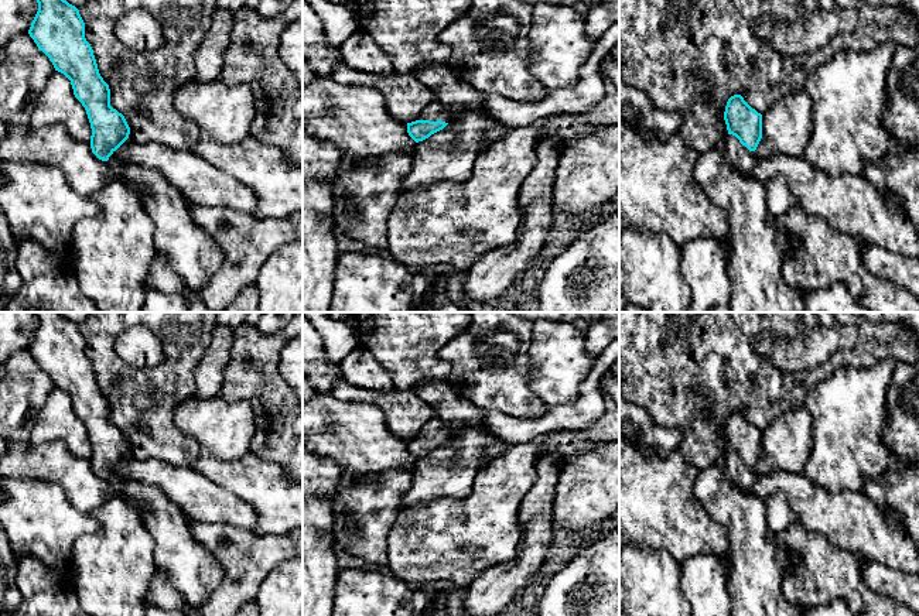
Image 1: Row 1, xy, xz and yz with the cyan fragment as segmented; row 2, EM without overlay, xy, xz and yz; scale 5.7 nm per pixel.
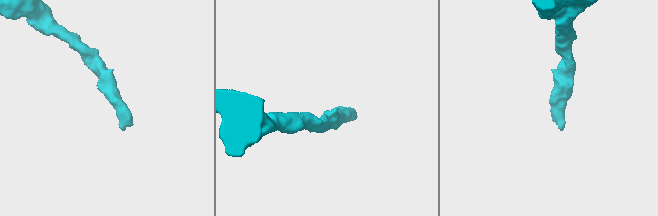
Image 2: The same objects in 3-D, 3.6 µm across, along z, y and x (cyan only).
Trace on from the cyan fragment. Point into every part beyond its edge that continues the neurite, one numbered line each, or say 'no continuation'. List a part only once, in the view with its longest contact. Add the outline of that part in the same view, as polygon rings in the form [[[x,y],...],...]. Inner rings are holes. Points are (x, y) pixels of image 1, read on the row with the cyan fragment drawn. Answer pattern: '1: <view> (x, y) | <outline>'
1: xz (434, 110) | [[[433,100],[420,114],[418,120],[430,120],[430,122],[445,122],[450,123],[452,116],[457,114],[461,109],[455,107],[452,110],[448,110],[444,105],[441,105],[438,100]]]

